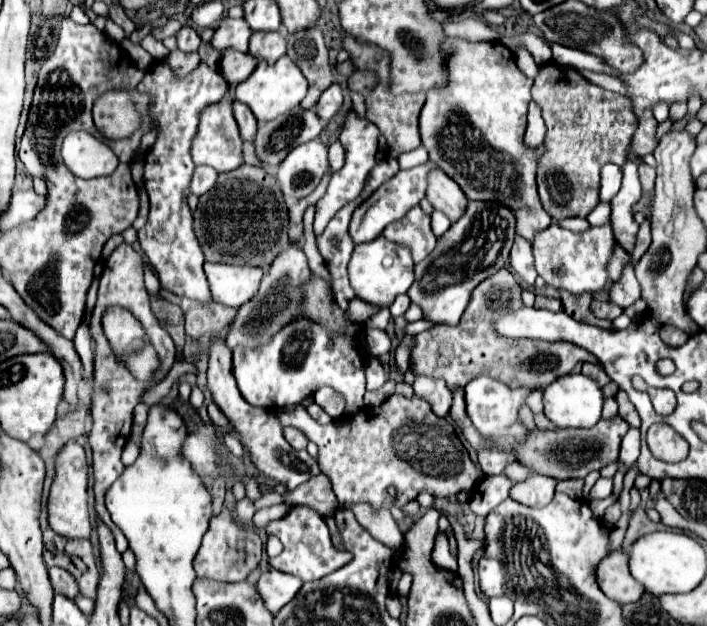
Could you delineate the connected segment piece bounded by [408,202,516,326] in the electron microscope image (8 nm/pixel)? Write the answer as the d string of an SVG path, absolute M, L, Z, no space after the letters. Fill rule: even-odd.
M496 202L468 204L468 210L460 218L460 222L450 226L450 230L438 238L432 254L414 268L416 280L410 286L408 296L422 308L424 320L432 322L434 326L456 326L460 322L460 316L476 284L506 266L516 234L514 224L516 222L512 218L512 212L506 206L500 206Z

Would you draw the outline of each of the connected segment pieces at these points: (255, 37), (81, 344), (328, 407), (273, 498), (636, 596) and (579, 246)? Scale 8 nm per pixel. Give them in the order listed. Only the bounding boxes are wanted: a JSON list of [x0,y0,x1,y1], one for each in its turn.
[[250,32,286,62],[74,320,94,383],[314,386,344,418],[254,492,284,510],[596,550,644,604],[532,222,616,294]]

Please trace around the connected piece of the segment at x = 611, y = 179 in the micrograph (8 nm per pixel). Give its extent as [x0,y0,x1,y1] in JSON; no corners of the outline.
[600,164,622,202]

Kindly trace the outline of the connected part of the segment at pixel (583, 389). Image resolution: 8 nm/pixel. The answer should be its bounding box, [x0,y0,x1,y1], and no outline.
[542,374,604,428]

